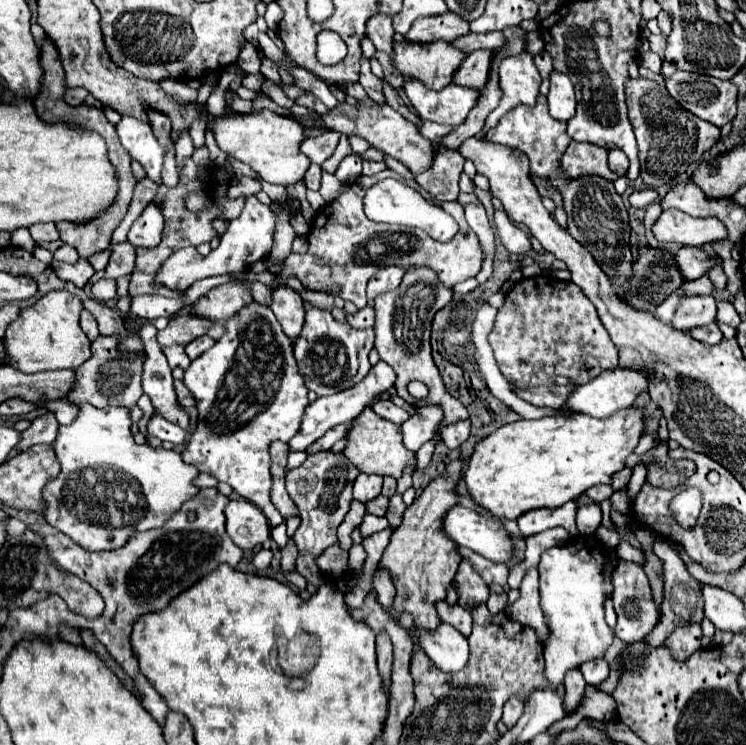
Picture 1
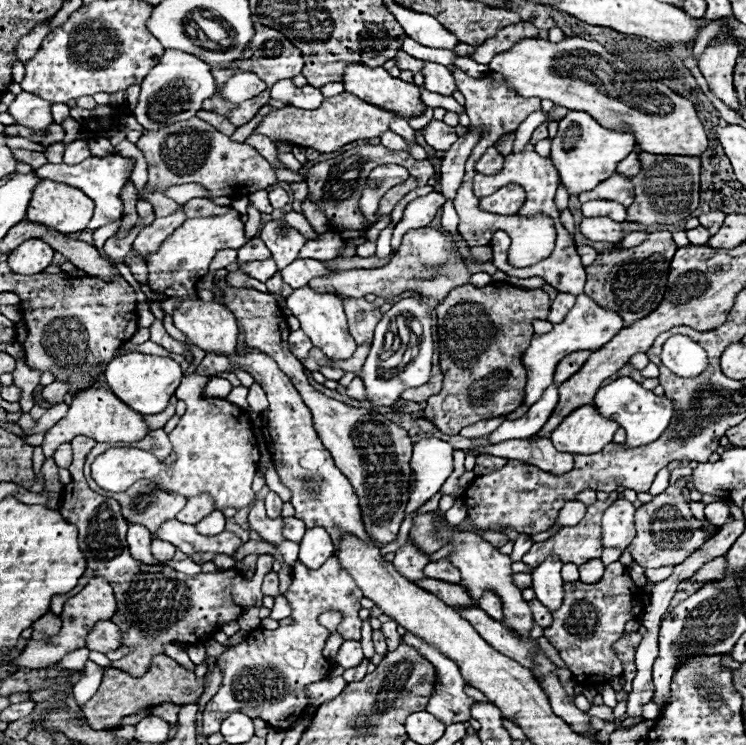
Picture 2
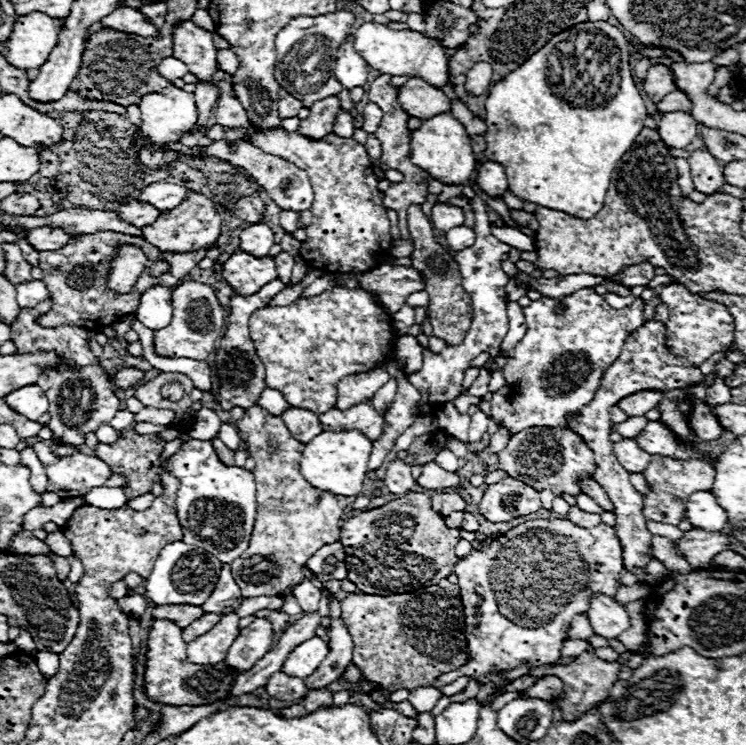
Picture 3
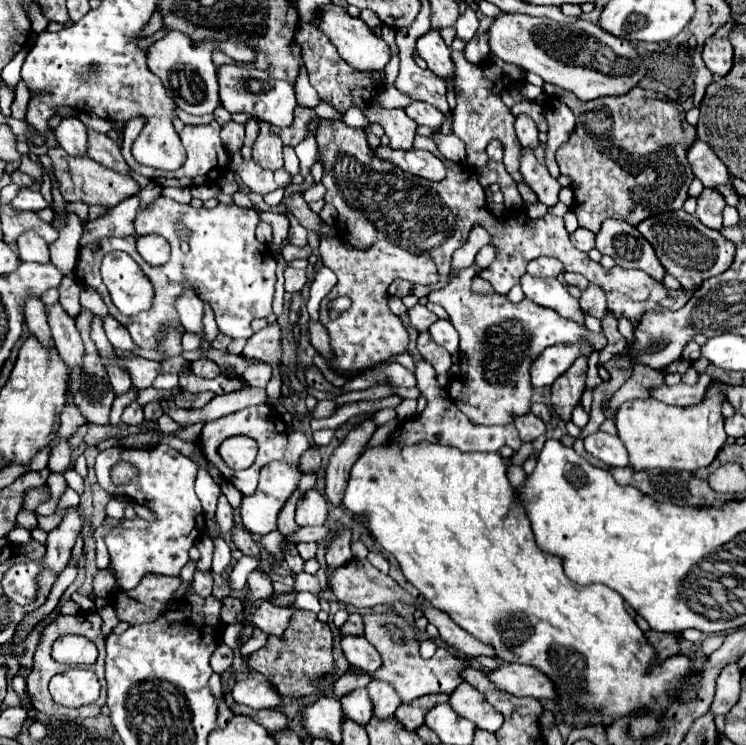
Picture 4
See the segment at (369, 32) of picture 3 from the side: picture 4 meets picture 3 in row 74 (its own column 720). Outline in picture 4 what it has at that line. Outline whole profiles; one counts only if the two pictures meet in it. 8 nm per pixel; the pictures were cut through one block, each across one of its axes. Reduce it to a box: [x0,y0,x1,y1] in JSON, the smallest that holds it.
[616,384,728,470]

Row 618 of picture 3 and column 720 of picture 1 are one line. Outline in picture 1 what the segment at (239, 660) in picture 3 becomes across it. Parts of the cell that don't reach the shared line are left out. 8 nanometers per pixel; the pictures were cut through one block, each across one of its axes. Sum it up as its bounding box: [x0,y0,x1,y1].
[676,246,722,280]

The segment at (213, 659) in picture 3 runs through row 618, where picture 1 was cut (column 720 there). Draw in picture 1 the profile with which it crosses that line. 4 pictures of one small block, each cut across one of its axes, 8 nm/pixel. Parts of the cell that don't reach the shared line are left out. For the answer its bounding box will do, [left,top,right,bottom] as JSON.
[654,210,726,246]

